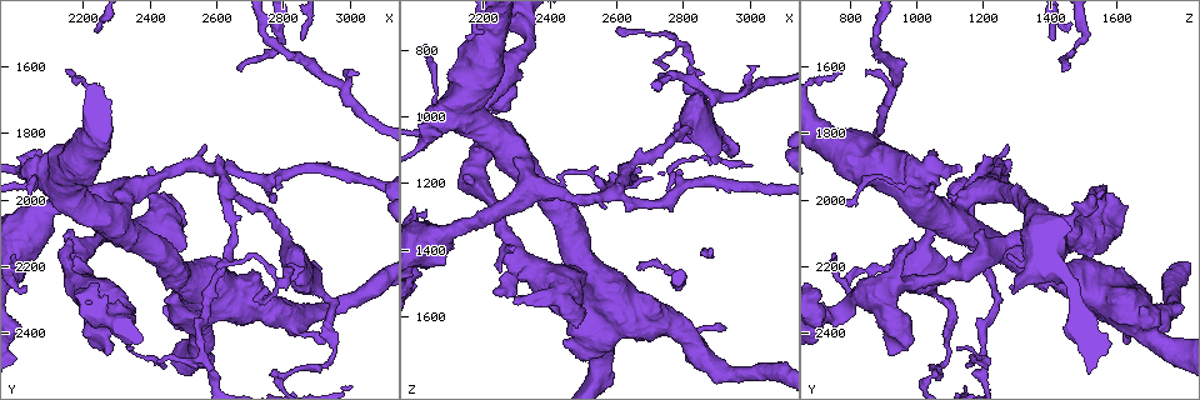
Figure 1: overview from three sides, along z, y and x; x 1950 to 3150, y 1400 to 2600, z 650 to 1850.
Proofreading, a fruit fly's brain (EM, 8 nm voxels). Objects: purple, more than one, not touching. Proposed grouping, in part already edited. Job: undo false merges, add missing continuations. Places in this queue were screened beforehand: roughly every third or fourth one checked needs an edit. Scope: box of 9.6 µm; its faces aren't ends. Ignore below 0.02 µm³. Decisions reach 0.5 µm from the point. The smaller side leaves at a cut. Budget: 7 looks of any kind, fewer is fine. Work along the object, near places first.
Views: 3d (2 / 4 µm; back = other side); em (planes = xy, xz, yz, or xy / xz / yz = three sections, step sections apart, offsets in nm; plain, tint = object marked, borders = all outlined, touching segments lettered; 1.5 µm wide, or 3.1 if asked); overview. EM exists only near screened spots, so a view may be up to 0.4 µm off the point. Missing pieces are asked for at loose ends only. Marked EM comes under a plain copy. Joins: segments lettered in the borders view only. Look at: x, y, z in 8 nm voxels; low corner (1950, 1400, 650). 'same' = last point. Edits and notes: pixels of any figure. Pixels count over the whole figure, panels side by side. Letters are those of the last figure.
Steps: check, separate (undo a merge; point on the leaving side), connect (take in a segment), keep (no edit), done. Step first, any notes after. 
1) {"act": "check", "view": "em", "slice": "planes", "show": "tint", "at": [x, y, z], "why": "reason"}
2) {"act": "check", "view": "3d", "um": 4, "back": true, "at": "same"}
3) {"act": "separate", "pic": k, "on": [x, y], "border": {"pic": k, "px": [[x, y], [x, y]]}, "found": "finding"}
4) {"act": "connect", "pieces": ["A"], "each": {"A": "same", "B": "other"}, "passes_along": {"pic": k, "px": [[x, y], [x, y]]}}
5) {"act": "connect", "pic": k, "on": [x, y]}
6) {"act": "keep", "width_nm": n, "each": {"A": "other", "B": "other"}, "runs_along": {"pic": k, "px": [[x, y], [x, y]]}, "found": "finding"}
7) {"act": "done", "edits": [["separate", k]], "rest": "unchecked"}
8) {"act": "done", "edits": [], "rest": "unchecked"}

{"act": "check", "view": "3d", "um": 4, "at": [2030, 2010, 790], "why": "free end"}

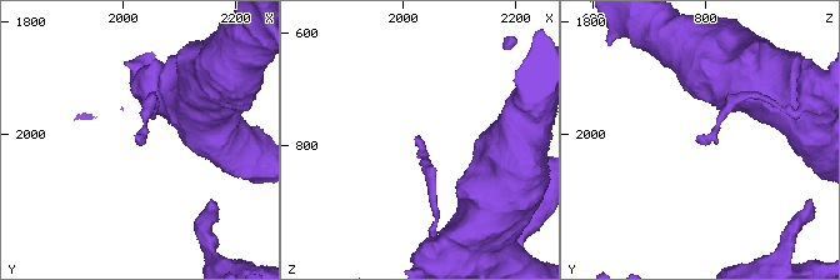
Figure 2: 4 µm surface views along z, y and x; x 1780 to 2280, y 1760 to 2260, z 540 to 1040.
{"act": "check", "view": "em", "slice": "planes", "show": "borders", "at": [2025, 2000, 790], "why": "now the EM"}

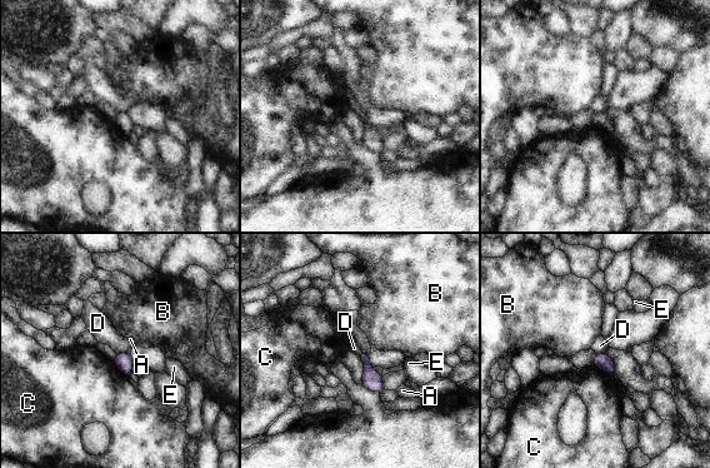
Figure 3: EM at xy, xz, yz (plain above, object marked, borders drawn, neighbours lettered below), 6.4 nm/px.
{"act": "keep", "each": {"A": "other", "B": "other", "C": "other", "D": "other", "E": "other"}, "found": "none of them fits"}

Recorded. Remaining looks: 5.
{"act": "check", "view": "3d", "um": 2, "at": [2160, 2090, 1180], "why": "branch stops here"}

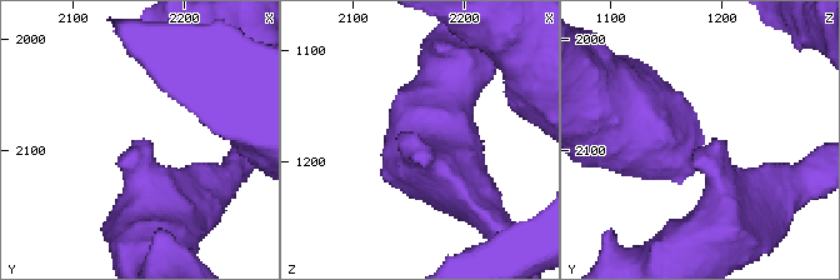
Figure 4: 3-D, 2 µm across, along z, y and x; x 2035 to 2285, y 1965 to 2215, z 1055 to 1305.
{"act": "check", "view": "em", "slice": "xy", "step": 4, "show": "borders", "at": [2156, 2098, 1176]}

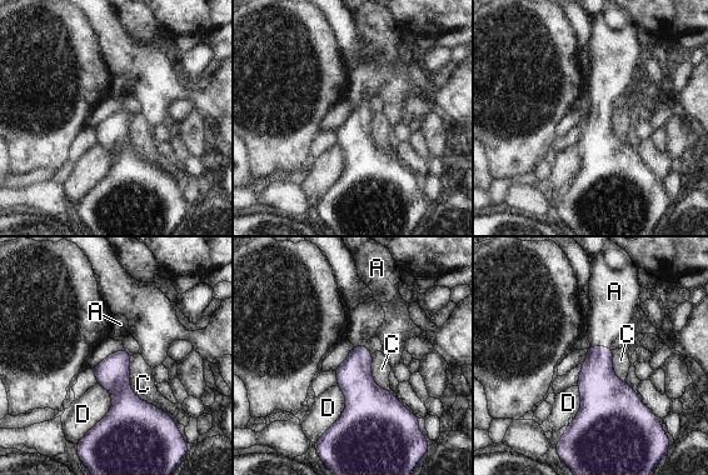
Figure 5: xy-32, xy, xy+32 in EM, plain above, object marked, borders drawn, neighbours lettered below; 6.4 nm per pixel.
{"act": "connect", "pieces": ["A"], "each": {"A": "same", "C": "other", "D": "other"}, "found": "it goes on there"}

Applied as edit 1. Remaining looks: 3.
{"act": "check", "view": "overview"}

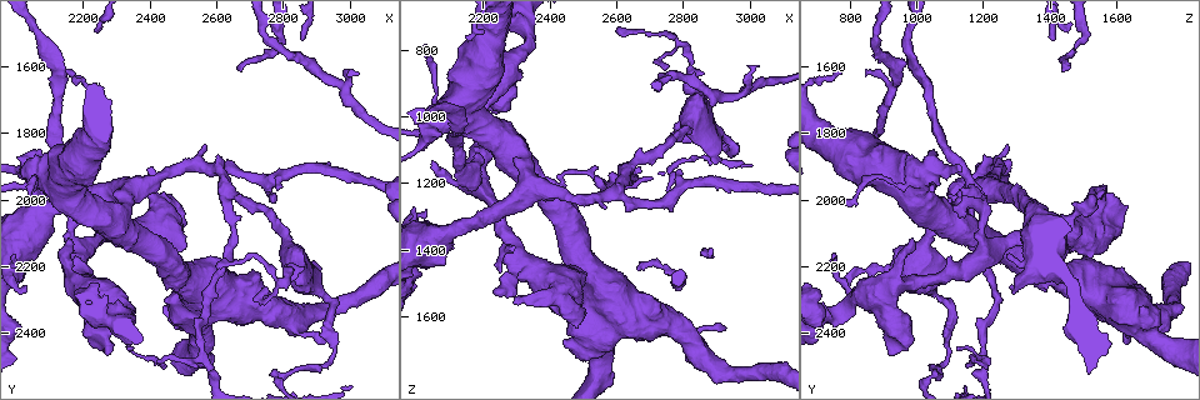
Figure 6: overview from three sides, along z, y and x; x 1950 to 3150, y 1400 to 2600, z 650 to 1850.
{"act": "check", "view": "3d", "um": 2, "at": [2560, 1830, 1270], "why": "branch stops here"}

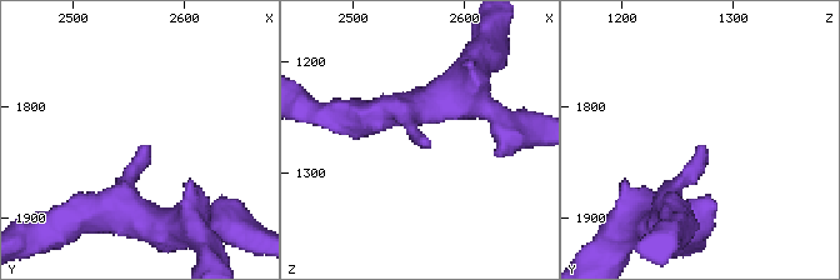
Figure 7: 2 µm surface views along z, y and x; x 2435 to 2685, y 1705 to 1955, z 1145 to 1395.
{"act": "check", "view": "em", "slice": "planes", "show": "borders", "at": [2558, 1834, 1270], "arm_widths_nm": [260, 280], "why": "shape alone is not enough"}

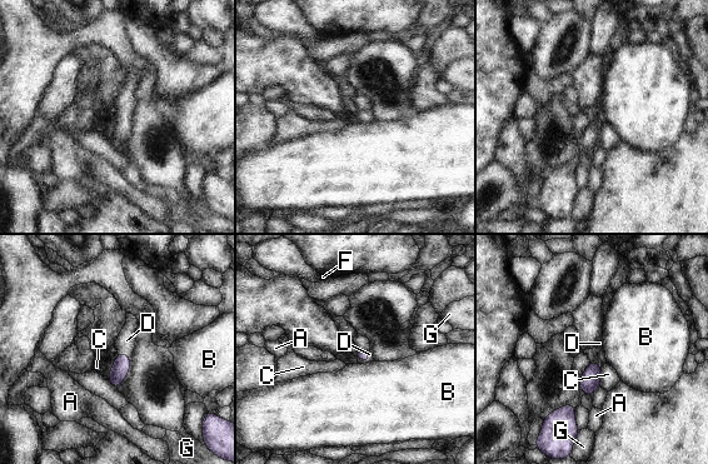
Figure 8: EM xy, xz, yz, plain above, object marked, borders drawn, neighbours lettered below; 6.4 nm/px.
{"act": "connect", "pieces": ["D"], "longest_contact_nm": ["C", 130], "each": {"A": "other", "B": "other", "C": "other", "D": "same", "F": "other", "G": "other"}, "passes_along": {"pic": 8, "px": [[120, 369], [124, 354], [125, 343]]}, "found": "it goes on there"}

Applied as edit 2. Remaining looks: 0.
{"act": "done", "edits": [["connect", 5], ["connect", 8]], "rest": "unchecked"}

